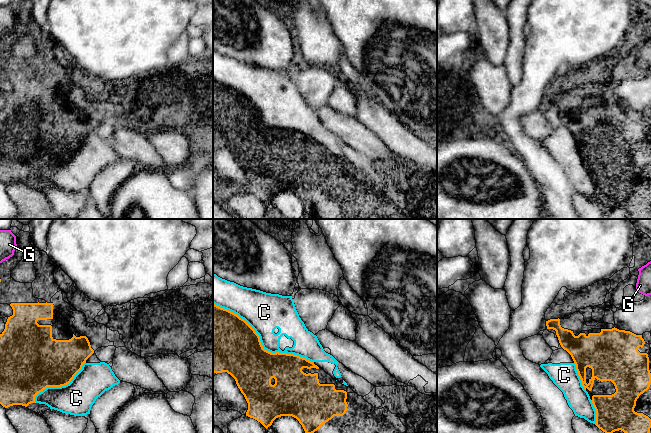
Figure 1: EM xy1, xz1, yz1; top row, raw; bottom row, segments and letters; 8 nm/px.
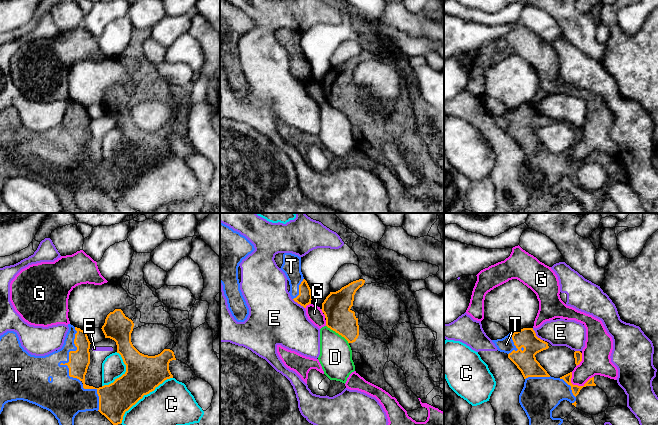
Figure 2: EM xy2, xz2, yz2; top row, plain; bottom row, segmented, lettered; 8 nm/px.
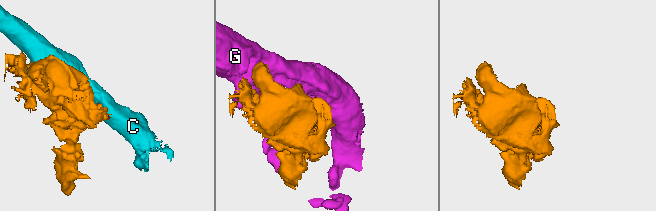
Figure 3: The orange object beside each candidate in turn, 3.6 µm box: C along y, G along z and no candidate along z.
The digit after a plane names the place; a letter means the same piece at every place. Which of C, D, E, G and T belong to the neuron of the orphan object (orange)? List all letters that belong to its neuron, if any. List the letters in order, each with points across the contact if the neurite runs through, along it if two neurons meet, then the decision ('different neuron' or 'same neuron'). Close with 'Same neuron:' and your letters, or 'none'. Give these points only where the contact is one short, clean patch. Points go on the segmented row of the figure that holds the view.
C: different neuron
D: along xz2 (326, 325), (340, 334), (348, 343) | different neuron
E: different neuron
G: different neuron
T: same neuron
Same neuron: T

